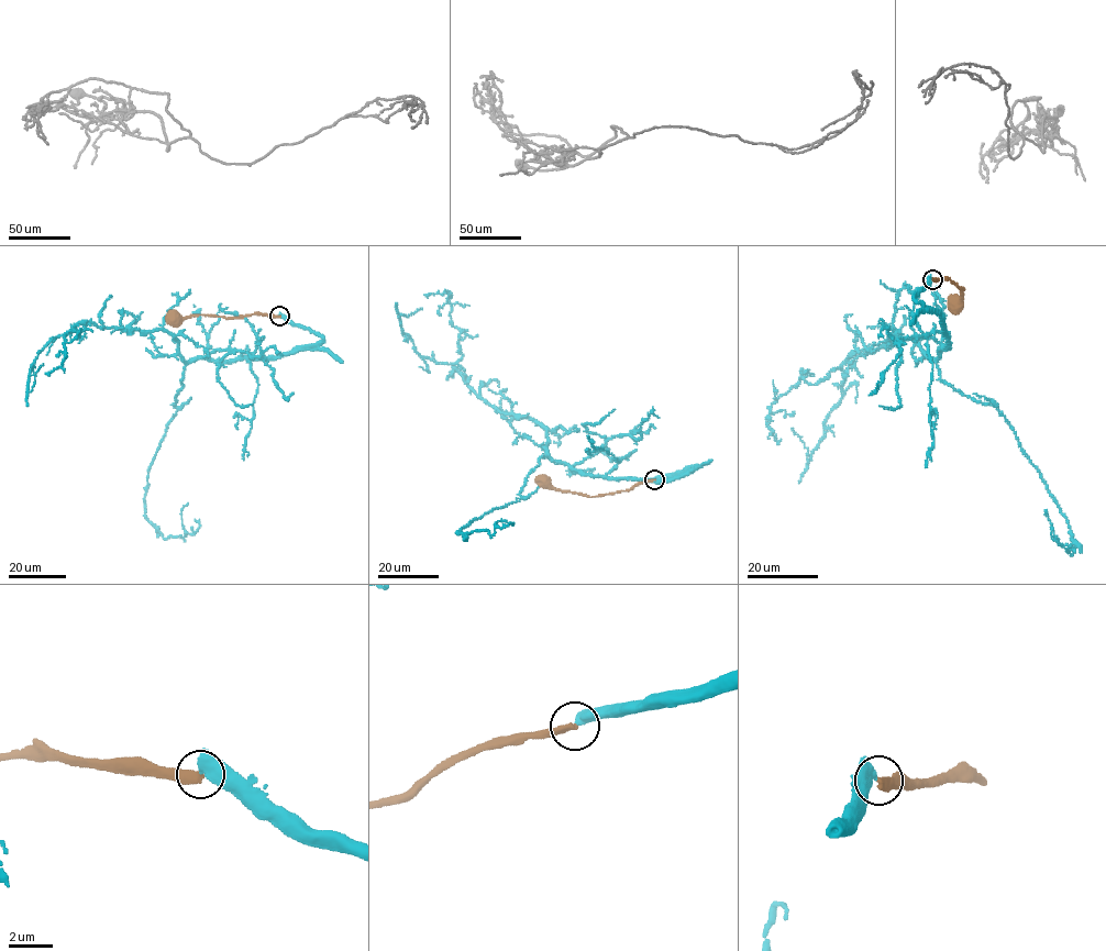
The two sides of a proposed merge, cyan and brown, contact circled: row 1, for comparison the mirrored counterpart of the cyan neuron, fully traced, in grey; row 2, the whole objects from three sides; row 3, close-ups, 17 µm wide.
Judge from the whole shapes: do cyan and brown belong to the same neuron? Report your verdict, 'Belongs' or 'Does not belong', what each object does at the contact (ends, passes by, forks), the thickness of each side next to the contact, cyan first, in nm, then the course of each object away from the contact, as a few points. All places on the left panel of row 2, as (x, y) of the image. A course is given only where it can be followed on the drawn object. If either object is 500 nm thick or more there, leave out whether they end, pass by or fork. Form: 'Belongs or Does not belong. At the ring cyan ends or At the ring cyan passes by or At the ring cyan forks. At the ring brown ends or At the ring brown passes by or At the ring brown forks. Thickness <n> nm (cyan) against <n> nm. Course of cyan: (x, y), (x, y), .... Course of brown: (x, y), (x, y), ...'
Does not belong. At the ring cyan passes by. At the ring brown ends. Thickness 380 nm (cyan) against 360 nm. Course of cyan: (279, 317), (323, 341), (185, 366), (148, 470), (145, 517), (164, 539), (184, 537), (188, 502). Course of brown: (279, 317), (174, 317)

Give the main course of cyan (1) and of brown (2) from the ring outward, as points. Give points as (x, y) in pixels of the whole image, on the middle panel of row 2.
1: (654, 478), (696, 465), (663, 480), (606, 478), (542, 456), (522, 498), (456, 532), (491, 535), (507, 520)
2: (654, 478), (593, 497), (555, 490), (544, 480)

